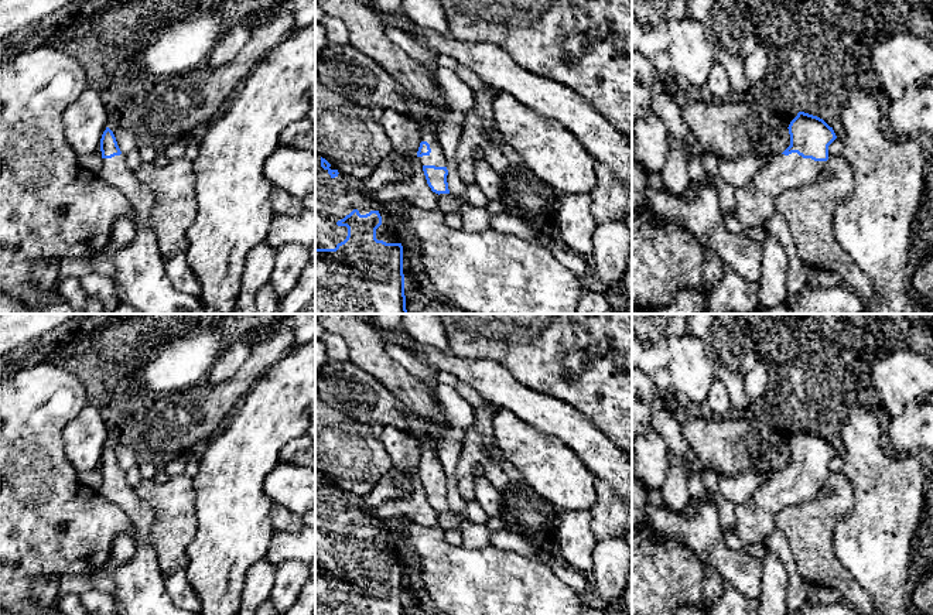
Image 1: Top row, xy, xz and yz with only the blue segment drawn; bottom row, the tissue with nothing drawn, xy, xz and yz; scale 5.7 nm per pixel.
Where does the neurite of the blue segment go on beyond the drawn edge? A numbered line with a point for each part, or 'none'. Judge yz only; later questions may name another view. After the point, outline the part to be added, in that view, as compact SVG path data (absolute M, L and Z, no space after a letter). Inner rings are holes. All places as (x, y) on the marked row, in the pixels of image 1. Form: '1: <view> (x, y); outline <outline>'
1: yz (755, 202); outline M797 153L773 154L745 185L737 188L735 219L746 228L763 228L776 213L776 198L787 189L811 184L824 164Z

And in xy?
1: xy (140, 280); outline M124 154L103 158L99 178L124 195L131 206L131 221L136 225L136 236L129 246L120 249L110 242L102 253L113 260L116 270L113 283L120 304L133 305L141 314L204 314L205 307L199 300L194 295L177 291L167 277L164 259L160 254L156 235L150 225L154 194L129 168Z

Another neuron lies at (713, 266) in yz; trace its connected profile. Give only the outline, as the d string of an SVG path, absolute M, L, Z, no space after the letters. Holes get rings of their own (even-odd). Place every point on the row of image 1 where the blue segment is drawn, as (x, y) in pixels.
M703 246L703 249L703 284L704 288L711 288L721 281L725 263L711 246Z

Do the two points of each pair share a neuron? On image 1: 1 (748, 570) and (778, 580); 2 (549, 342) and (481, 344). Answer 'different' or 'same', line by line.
1: different
2: same

